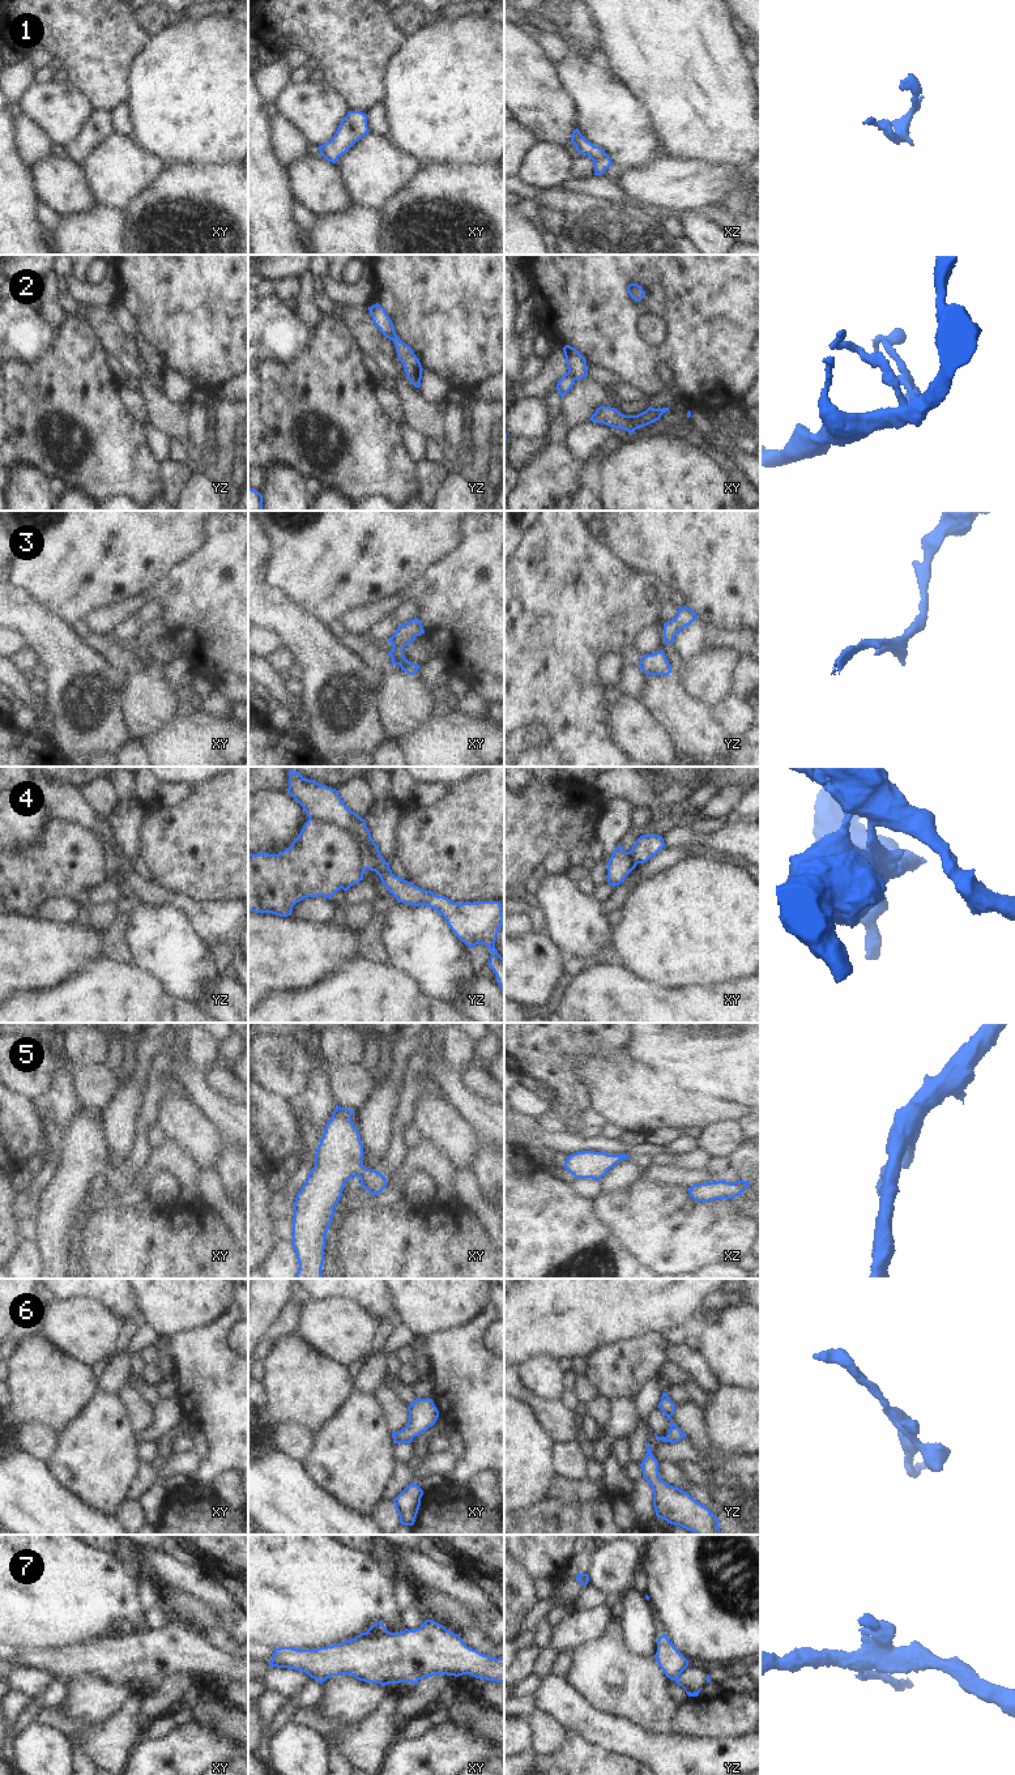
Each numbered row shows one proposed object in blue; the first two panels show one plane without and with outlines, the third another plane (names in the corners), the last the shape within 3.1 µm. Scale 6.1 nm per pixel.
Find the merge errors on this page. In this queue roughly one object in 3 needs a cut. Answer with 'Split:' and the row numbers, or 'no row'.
Split: 2, 7

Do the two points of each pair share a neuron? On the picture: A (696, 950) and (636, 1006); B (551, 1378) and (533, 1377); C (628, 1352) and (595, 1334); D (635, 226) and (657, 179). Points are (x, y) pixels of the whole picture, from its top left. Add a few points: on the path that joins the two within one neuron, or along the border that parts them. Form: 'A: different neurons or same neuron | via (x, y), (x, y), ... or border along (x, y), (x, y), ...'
A: different neurons | border along (630, 971), (669, 989), (679, 989), (689, 985)
B: same neuron | via (547, 1378), (537, 1377)
C: different neurons | border along (642, 1335), (598, 1347), (587, 1360)
D: different neurons | border along (631, 205), (639, 209)

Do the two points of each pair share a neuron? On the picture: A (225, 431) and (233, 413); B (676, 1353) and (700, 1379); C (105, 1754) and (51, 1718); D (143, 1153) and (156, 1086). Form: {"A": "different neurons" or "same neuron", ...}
{"A": "same neuron", "B": "same neuron", "C": "same neuron", "D": "same neuron"}

